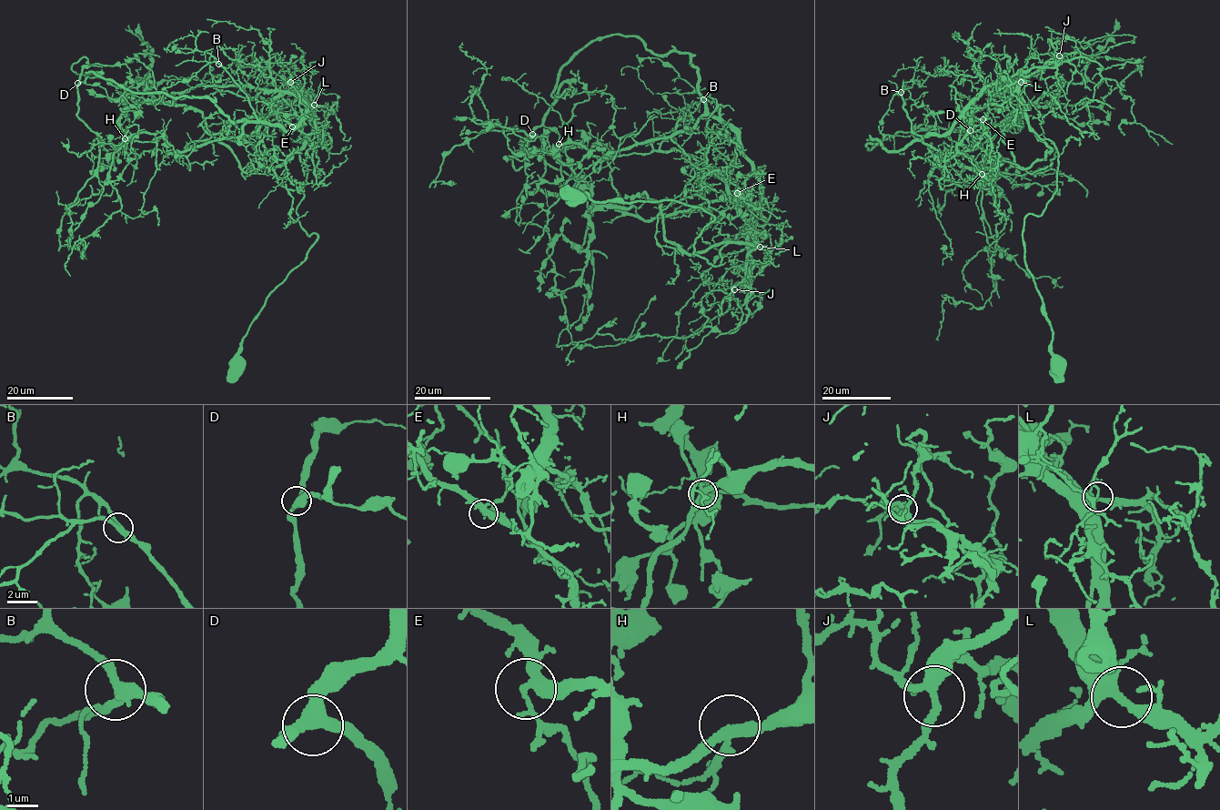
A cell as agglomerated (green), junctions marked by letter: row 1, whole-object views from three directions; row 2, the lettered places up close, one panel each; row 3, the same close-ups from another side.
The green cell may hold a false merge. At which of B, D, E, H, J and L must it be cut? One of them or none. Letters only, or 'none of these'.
E

